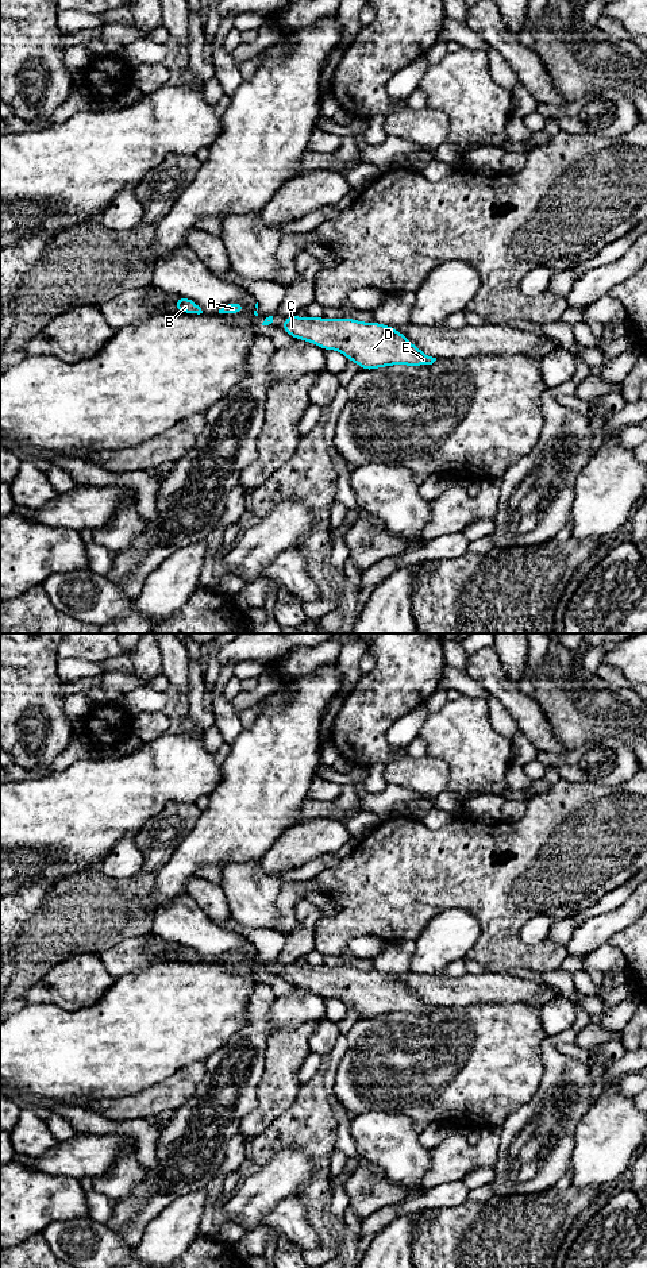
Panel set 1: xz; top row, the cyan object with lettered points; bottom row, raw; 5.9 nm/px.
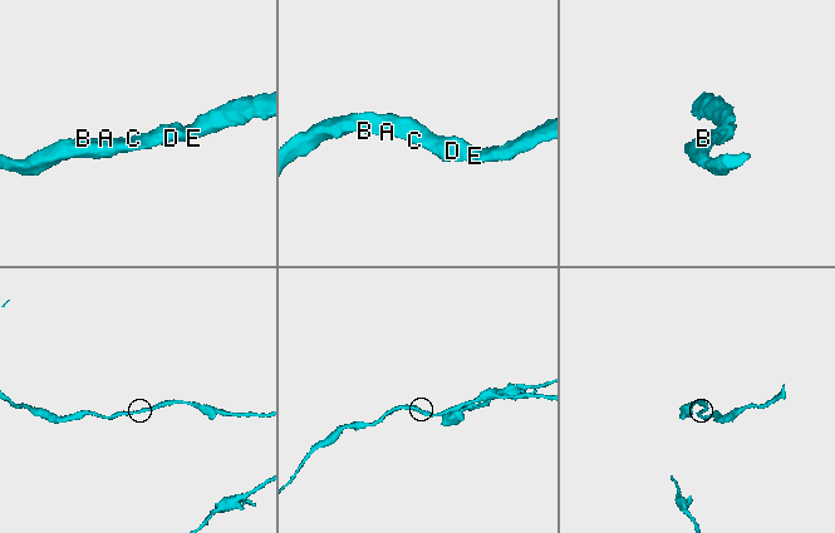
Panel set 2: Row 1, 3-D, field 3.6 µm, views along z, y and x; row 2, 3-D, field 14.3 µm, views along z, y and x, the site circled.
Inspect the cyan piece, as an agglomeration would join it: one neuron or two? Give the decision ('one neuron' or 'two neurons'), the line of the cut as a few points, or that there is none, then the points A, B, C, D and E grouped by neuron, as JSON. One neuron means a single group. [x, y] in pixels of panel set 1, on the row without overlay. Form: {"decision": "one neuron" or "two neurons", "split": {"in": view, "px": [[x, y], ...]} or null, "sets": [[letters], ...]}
{"decision": "one neuron", "split": null, "sets": [["A", "B", "C", "D", "E"]]}

